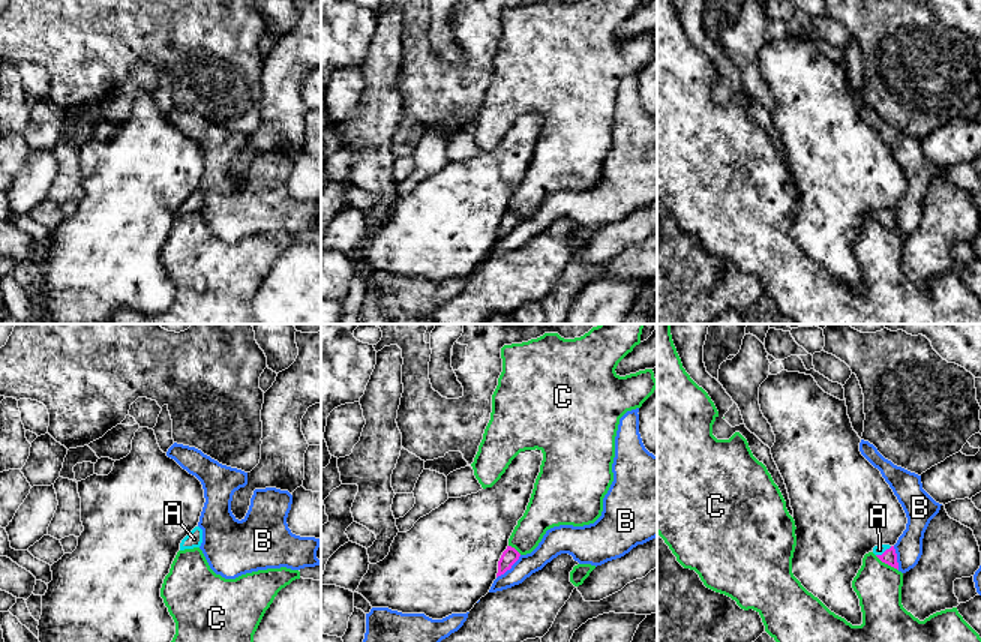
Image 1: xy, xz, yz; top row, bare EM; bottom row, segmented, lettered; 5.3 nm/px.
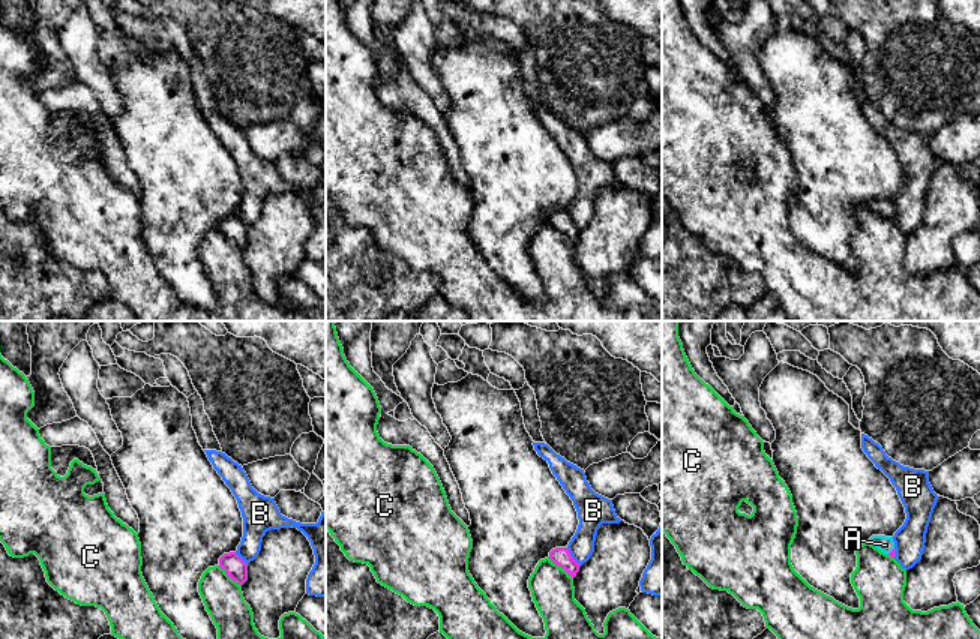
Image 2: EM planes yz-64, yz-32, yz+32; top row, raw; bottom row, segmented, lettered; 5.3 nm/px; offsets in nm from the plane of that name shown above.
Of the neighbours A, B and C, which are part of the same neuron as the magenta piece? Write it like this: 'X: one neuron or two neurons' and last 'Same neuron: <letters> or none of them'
A: one neuron
B: two neurons
C: two neurons
Same neuron: A

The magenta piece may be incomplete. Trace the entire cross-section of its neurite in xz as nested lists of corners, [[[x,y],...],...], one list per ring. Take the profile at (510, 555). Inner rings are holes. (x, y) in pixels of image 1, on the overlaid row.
[[[507,546],[507,549],[502,552],[500,561],[498,561],[498,573],[496,578],[504,574],[507,570],[512,568],[512,566],[519,560],[520,554],[512,548]]]

